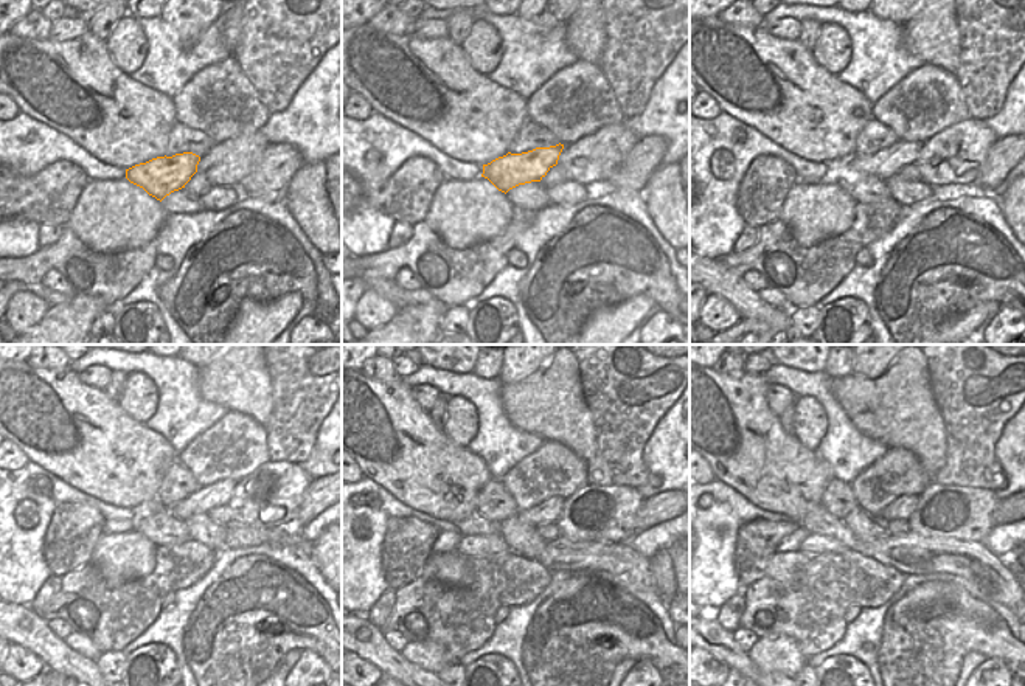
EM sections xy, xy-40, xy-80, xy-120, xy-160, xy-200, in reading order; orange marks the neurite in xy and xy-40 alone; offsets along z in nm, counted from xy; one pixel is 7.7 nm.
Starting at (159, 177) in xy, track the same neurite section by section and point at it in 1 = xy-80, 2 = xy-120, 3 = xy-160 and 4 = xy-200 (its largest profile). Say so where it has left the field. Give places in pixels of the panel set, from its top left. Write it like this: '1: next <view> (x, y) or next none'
1: next xy-80 (884, 163)
2: next xy-120 (205, 498)
3: next xy-160 (548, 511)
4: next xy-200 (904, 506)

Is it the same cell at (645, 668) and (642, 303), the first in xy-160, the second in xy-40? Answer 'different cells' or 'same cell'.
different cells

